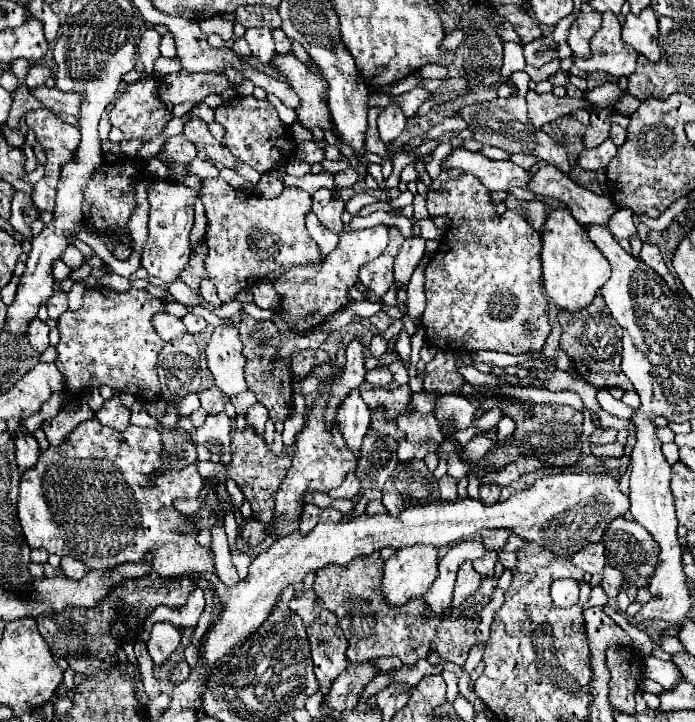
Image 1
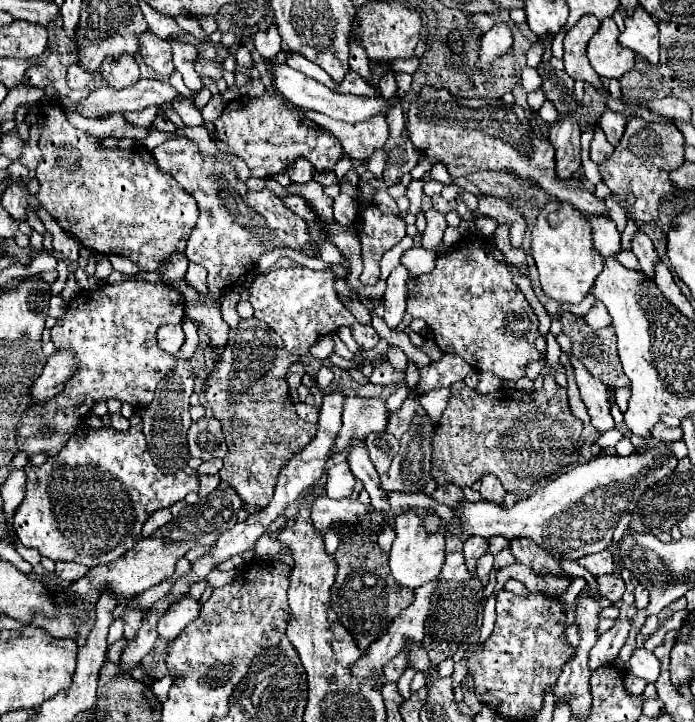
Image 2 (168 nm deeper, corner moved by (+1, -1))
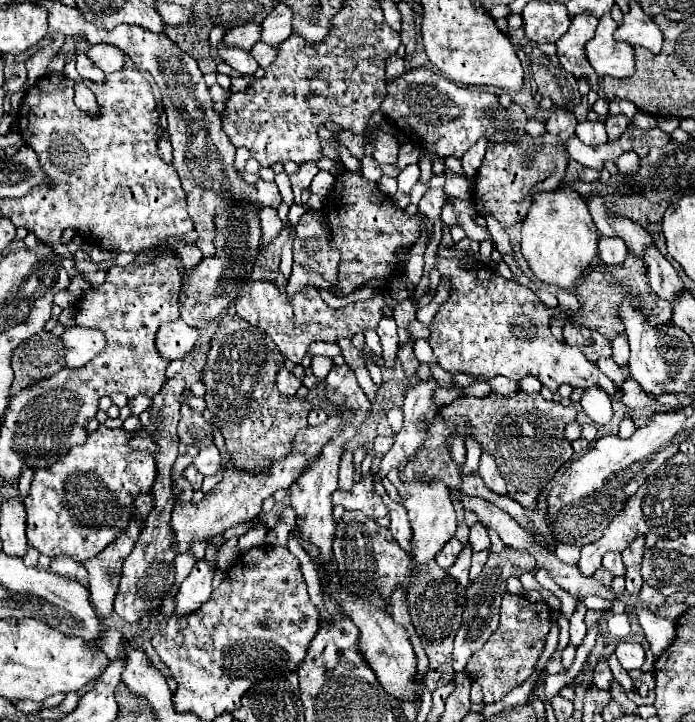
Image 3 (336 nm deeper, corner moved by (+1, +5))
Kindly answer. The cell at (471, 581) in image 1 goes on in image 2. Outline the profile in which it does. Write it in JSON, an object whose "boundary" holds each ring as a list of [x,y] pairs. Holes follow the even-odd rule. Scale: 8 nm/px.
{"boundary":[[[461,552],[447,554],[447,560],[445,560],[443,570],[441,570],[441,578],[445,578],[445,580],[467,580],[467,578],[471,578],[471,574],[465,572],[465,562],[463,562]]]}

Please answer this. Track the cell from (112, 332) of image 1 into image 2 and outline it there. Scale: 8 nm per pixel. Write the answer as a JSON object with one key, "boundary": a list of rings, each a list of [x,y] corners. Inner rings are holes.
{"boundary":[[[131,280],[129,284],[121,282],[121,284],[105,286],[95,292],[81,292],[75,300],[71,300],[67,308],[67,316],[57,320],[57,324],[51,328],[51,340],[57,350],[59,348],[73,350],[81,368],[65,384],[61,396],[53,396],[51,400],[27,406],[27,410],[23,412],[15,428],[17,450],[23,454],[41,452],[47,454],[49,458],[57,456],[61,448],[67,444],[67,440],[75,436],[77,426],[93,410],[93,406],[99,402],[107,402],[109,398],[131,404],[135,408],[147,406],[153,400],[157,384],[175,368],[175,356],[169,356],[157,346],[155,334],[163,324],[181,322],[185,316],[183,310],[185,310],[183,296],[173,286],[165,282],[147,282],[147,280]]]}

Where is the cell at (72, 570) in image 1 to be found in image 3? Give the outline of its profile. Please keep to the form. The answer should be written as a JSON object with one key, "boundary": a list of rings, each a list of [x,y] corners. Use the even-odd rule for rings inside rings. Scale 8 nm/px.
{"boundary":[[[55,556],[51,562],[51,572],[59,574],[59,576],[75,576],[75,570],[79,568],[77,562],[73,562],[73,558],[65,558],[65,556]]]}

